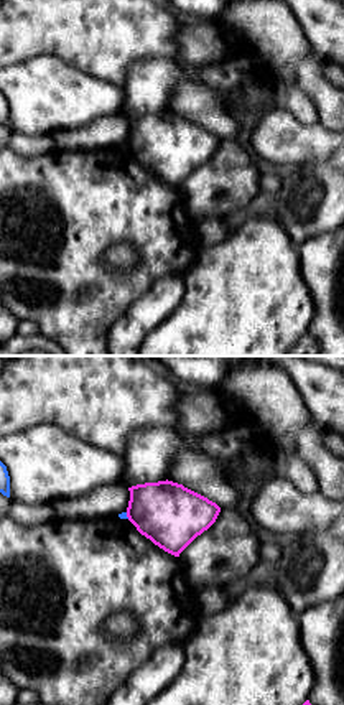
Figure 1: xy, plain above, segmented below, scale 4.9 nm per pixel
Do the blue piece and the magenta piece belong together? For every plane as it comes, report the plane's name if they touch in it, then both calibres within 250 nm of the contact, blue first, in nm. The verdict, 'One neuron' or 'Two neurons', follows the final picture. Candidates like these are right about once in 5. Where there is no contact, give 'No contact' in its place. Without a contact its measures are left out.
Touches blue in xy. Thickness 30 nm (blue) against 320 nm

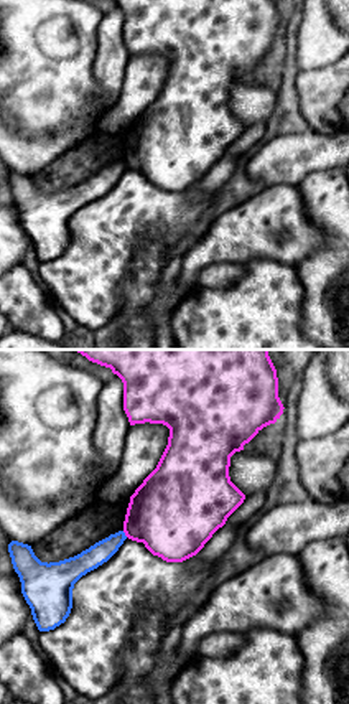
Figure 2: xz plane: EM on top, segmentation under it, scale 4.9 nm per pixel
Touches blue in xz. Thickness 110 nm (blue) against 400 nm

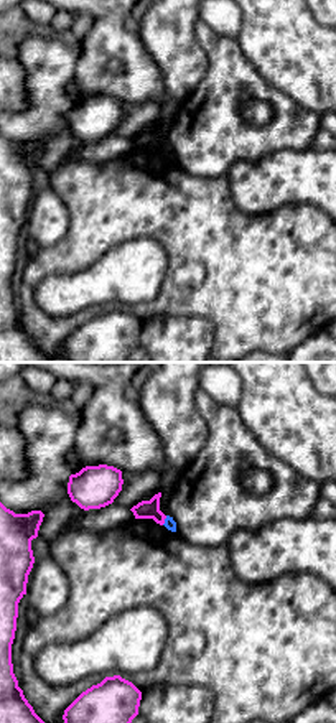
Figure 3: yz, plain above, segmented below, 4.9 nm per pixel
Touches blue in yz. Thickness 60 nm (blue) against 100 nm

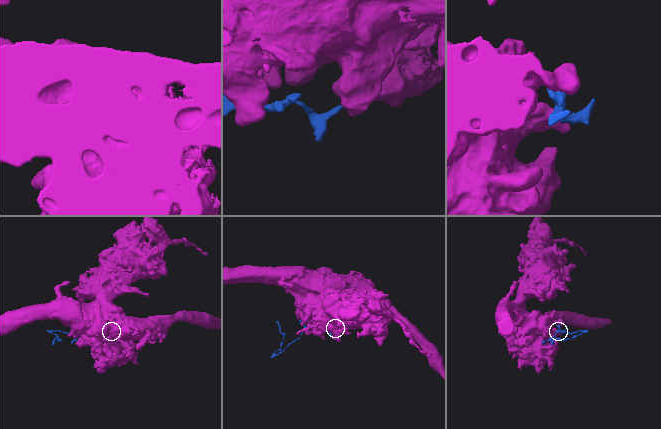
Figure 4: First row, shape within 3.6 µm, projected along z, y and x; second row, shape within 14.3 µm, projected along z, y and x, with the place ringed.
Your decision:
Two neurons

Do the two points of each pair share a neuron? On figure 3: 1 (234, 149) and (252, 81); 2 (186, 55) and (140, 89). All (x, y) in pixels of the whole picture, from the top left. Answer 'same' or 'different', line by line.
1: same
2: different

